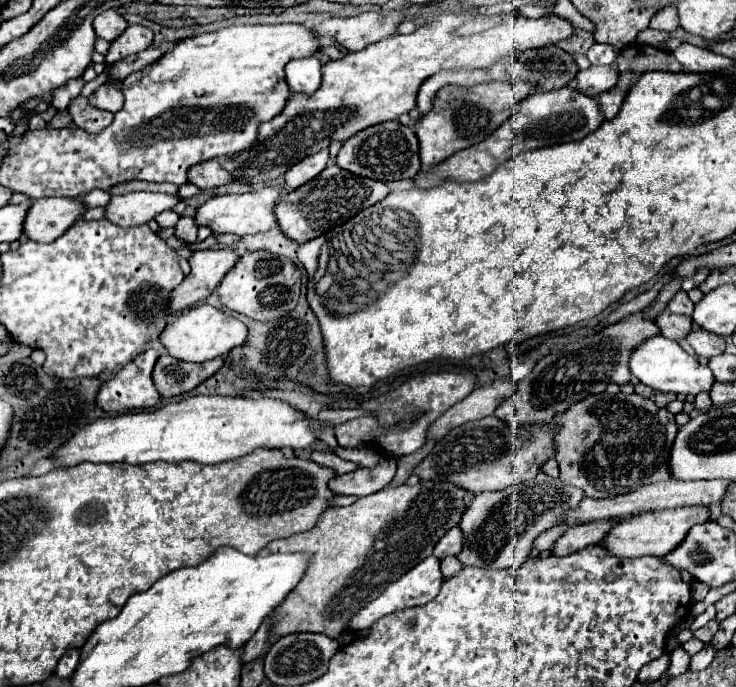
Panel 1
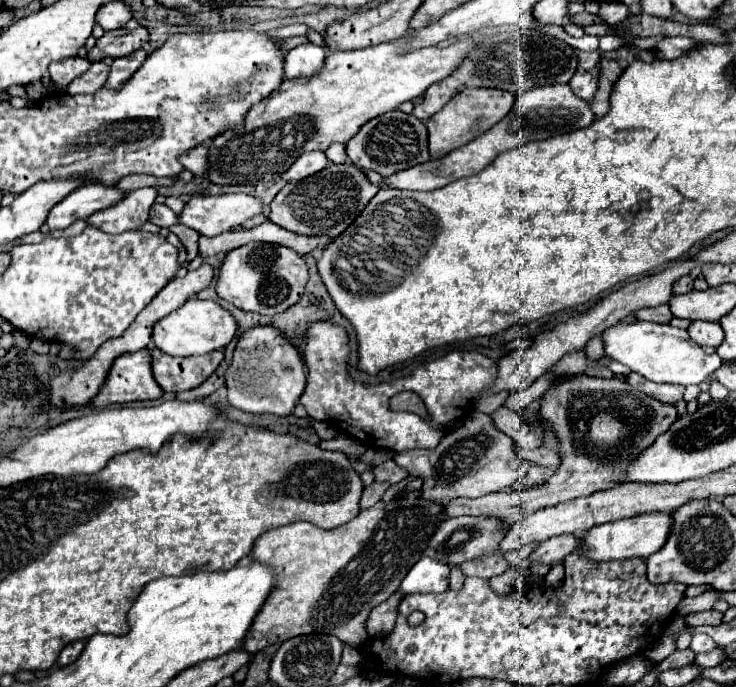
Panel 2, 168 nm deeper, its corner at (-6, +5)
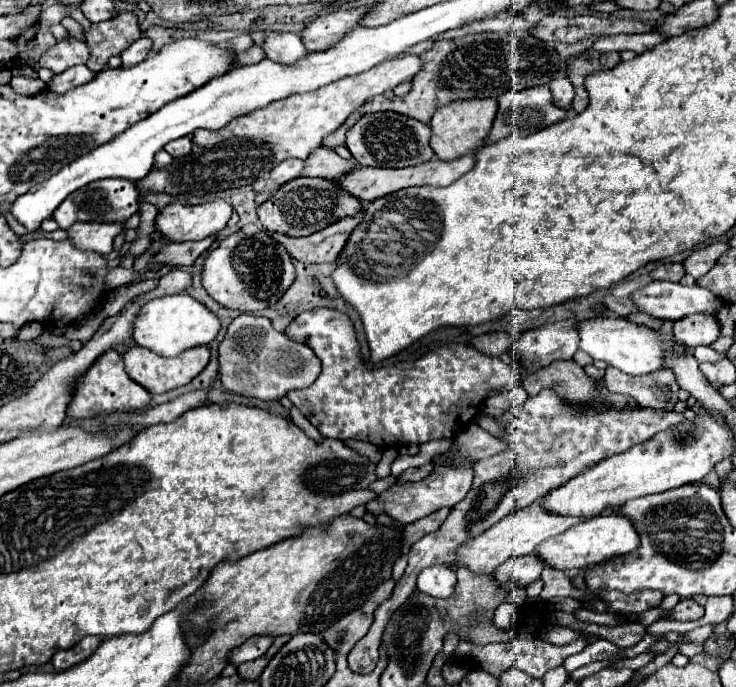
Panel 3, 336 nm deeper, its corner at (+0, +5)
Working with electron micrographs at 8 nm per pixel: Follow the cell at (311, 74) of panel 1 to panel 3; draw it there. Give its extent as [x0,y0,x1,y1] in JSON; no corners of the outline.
[262,32,308,64]

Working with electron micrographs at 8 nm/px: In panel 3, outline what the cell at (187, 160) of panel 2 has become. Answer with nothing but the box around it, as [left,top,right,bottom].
[166,136,192,158]

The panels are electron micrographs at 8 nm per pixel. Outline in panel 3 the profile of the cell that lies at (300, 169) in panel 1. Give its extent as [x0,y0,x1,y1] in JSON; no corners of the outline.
[268,158,304,184]

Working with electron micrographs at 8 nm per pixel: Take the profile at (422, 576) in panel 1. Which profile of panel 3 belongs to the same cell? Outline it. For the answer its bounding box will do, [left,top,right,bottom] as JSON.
[418,566,456,598]

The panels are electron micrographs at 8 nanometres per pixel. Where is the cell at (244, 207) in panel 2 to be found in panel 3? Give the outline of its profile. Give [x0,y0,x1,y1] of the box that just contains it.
[156,200,232,242]

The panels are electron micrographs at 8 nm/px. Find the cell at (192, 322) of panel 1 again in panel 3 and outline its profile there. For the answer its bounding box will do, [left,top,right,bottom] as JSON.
[134,292,218,356]

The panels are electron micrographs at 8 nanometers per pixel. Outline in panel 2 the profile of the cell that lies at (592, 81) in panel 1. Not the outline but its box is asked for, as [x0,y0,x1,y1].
[570,72,598,102]

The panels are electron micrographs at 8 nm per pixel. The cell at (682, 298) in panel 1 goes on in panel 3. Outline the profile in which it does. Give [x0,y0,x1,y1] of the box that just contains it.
[650,262,684,282]

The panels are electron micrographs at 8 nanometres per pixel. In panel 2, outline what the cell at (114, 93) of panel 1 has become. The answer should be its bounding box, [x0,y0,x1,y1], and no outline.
[104,48,146,90]

